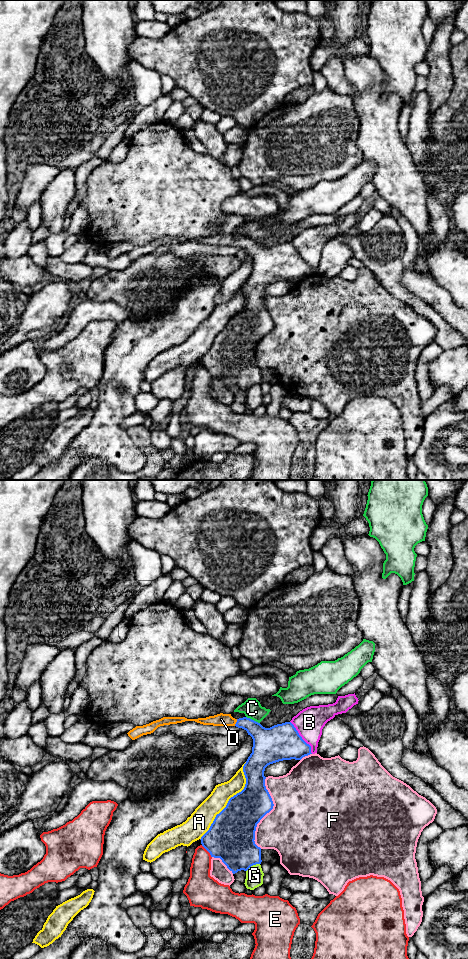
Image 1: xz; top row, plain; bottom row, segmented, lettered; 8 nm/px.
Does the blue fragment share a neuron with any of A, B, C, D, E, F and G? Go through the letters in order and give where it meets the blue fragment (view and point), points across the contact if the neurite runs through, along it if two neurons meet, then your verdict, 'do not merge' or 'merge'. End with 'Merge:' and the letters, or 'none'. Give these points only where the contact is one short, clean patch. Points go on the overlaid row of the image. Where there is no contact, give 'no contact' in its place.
A: contact xz (229, 799); do not merge
B: contact xz (301, 737); do not merge
C: contact xz (253, 720); do not merge
D: contact xz (236, 722); way xz (262, 737), (248, 724), (236, 722), (221, 719); merge
E: contact xz (207, 850); do not merge
F: contact xz (267, 812); do not merge
G: contact xz (252, 865); do not merge
Merge: D

